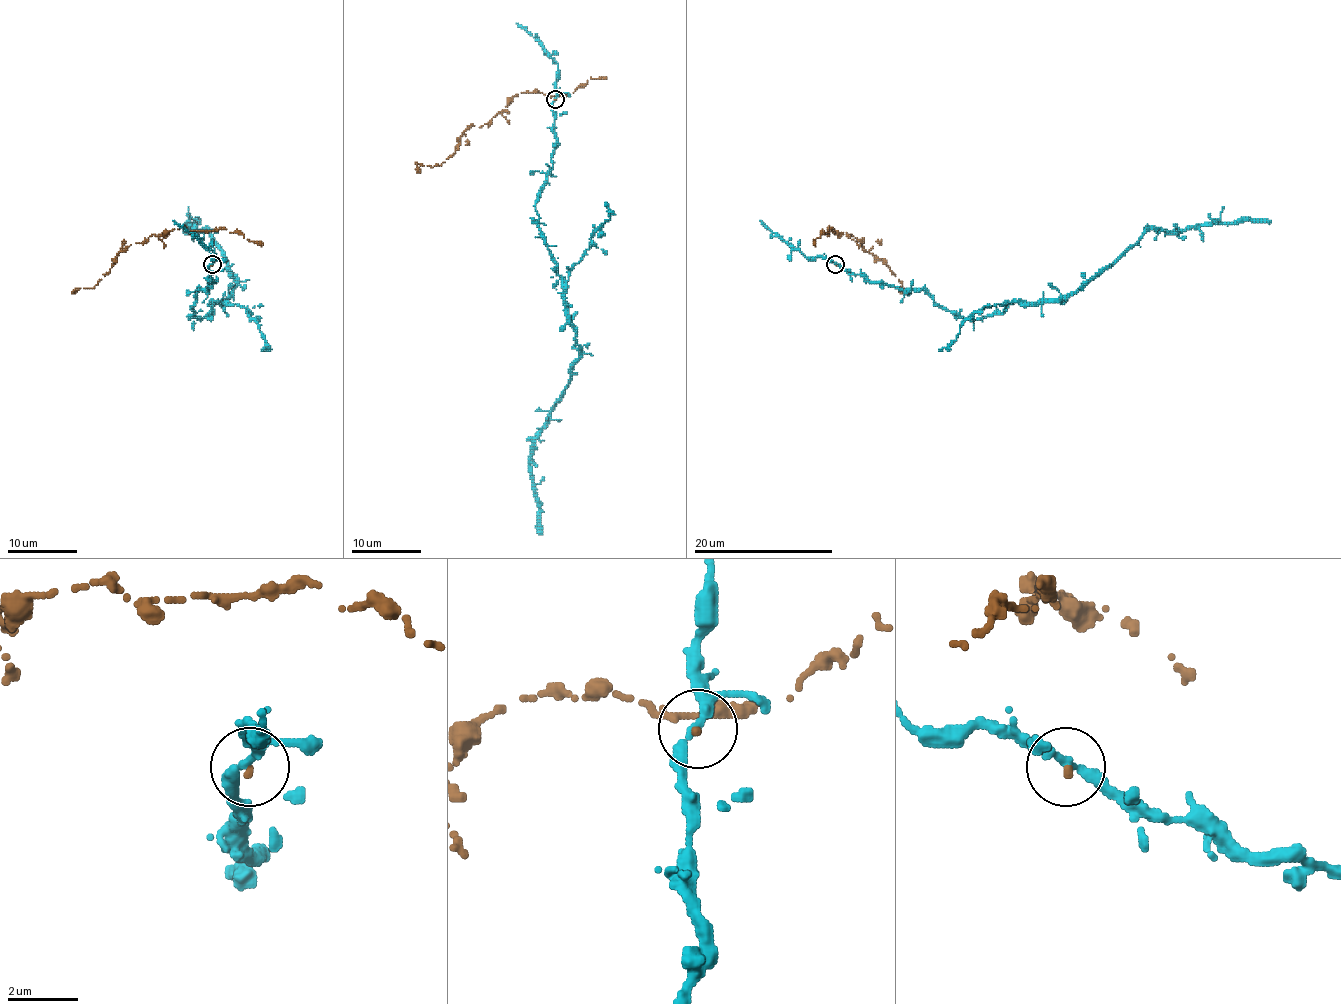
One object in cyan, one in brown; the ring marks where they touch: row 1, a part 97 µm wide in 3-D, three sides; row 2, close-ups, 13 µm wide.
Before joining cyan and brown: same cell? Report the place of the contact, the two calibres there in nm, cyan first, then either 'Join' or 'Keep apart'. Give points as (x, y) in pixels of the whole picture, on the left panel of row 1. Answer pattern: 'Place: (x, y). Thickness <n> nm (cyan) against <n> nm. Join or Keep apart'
Place: (212, 264). Thickness 280 nm (cyan) against 140 nm. Join

